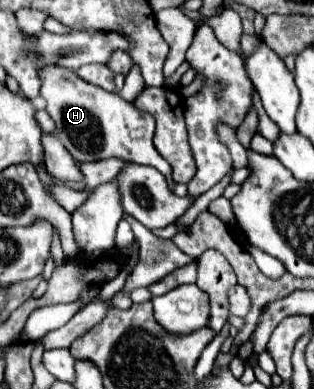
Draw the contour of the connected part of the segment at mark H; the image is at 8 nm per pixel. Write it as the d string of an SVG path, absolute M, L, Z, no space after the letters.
M55 65L43 69L41 97L47 101L47 113L55 121L57 139L71 153L77 165L117 157L125 163L155 167L167 177L171 187L175 185L171 179L169 163L153 147L151 139L155 131L155 119L149 113L137 111L117 93L109 93L91 83L83 83L83 79L79 79L73 71L63 71L63 67Z

